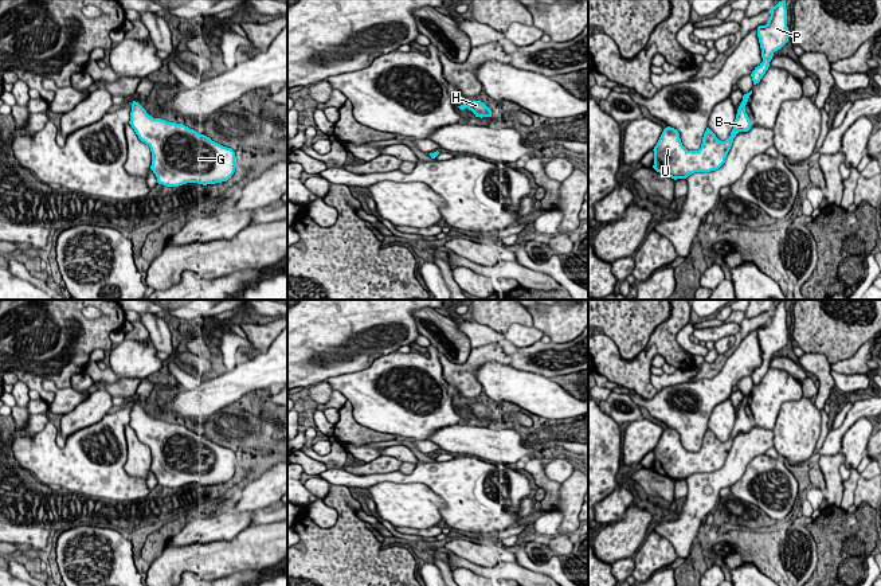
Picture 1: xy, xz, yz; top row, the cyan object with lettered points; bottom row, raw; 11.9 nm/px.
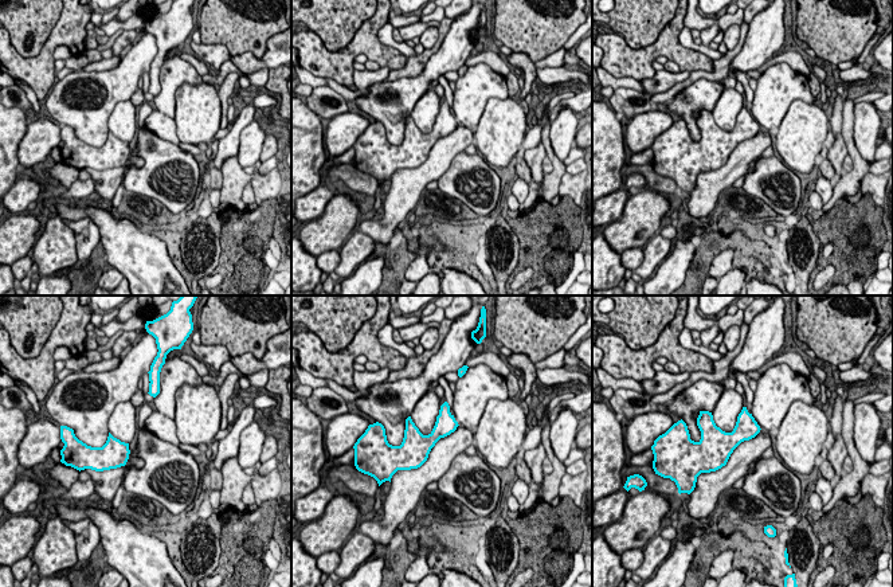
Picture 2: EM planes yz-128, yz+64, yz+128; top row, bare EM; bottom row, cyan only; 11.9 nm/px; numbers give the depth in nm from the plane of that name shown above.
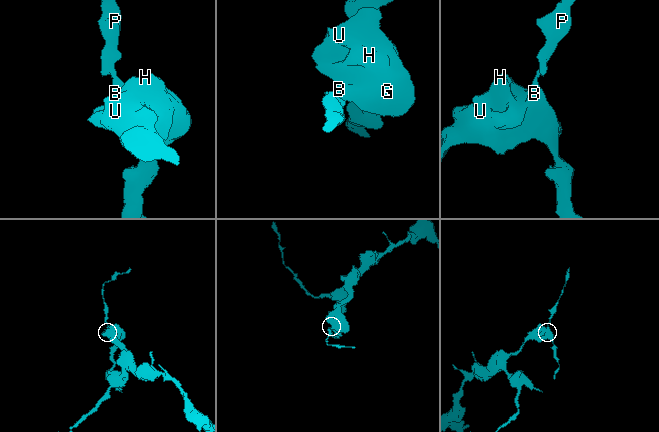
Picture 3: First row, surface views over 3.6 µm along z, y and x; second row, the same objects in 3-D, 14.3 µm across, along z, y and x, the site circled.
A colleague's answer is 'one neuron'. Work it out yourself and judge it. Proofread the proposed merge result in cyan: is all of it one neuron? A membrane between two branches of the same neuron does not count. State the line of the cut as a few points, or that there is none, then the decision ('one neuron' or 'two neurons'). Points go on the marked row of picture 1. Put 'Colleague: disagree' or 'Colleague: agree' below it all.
no cut | one neuron
Colleague: agree

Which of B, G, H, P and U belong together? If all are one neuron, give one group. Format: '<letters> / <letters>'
B G H P U

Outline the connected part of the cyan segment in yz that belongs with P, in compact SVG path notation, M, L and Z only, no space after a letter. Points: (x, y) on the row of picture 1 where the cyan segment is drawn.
M786 0L771 8L771 16L766 26L757 27L757 38L761 48L763 62L755 67L751 77L753 85L759 83L770 67L774 52L788 42Z

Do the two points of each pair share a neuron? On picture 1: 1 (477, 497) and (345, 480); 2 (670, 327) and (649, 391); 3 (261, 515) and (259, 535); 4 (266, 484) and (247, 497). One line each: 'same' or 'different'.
1: same
2: same
3: different
4: same

